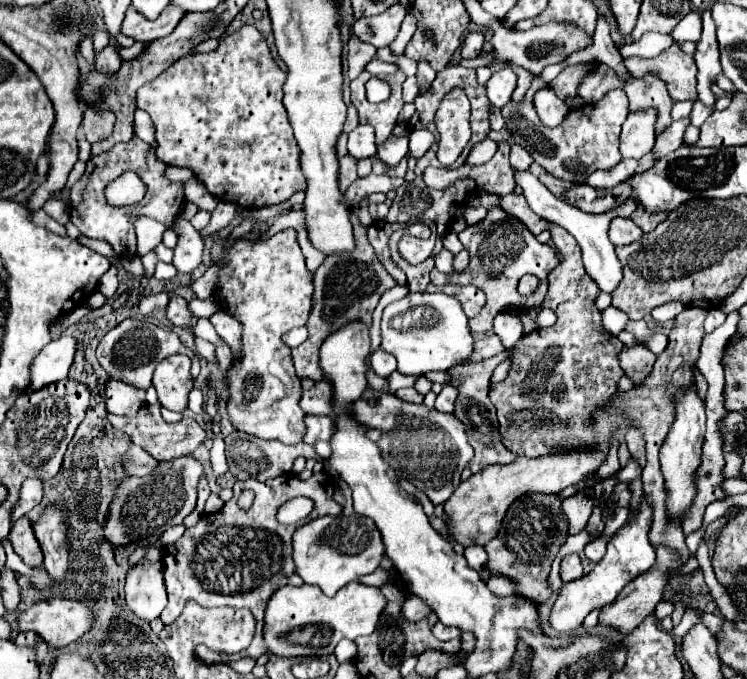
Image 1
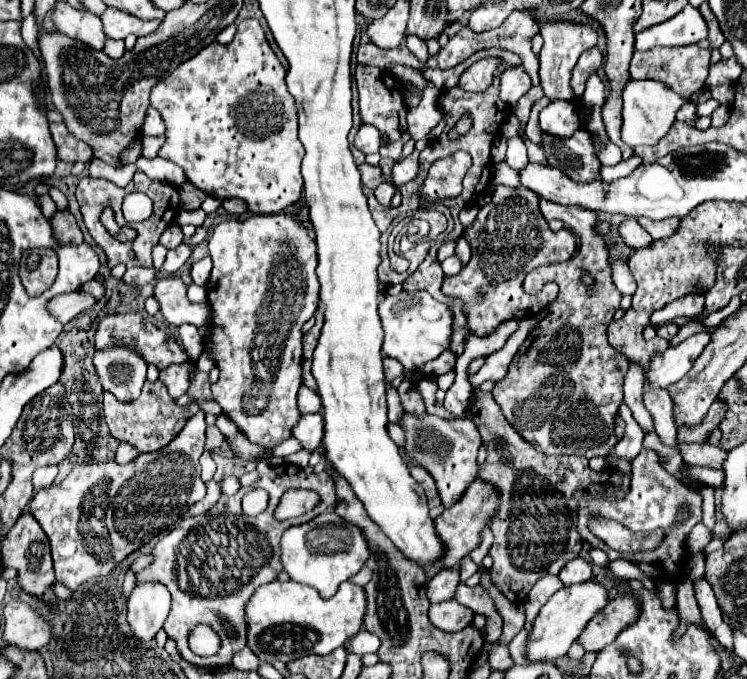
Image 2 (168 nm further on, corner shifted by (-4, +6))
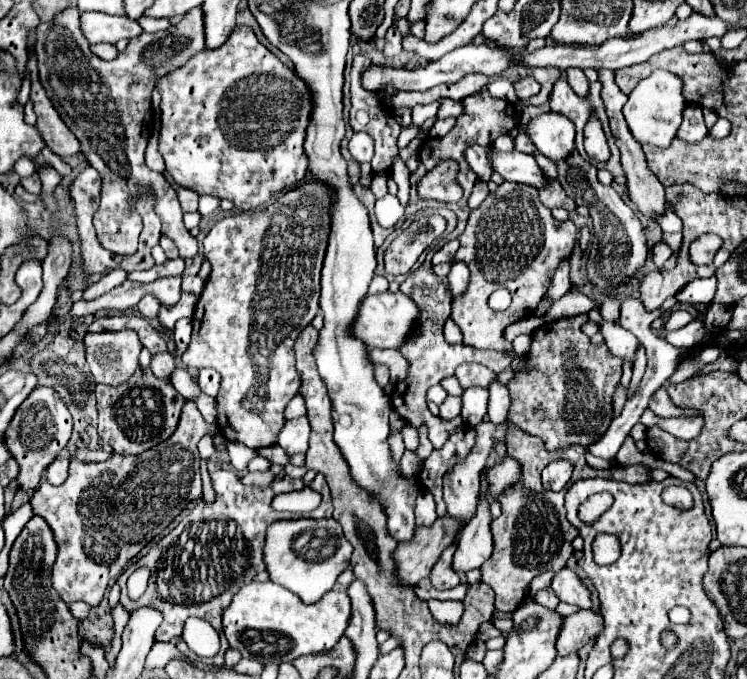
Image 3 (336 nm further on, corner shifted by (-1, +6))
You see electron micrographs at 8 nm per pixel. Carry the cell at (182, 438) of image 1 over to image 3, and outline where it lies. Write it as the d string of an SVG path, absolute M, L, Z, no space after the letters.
M138 366L136 374L118 386L96 386L98 400L98 436L112 446L114 452L130 456L142 454L152 446L158 446L162 440L170 438L176 430L184 398L174 390L168 378L156 378L150 368Z

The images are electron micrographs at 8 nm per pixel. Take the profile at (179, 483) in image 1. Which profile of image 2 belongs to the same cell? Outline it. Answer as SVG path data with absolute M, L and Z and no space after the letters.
M199 412L165 450L139 454L137 460L123 466L117 462L81 464L63 482L37 490L27 510L51 542L59 582L75 590L93 576L109 574L153 536L173 528L189 506L205 496L205 484L199 478L205 428L205 414Z

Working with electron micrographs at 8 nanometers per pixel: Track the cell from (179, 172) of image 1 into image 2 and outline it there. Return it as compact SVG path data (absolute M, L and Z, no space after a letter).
M141 156L141 158L135 162L135 166L137 166L139 170L143 170L149 178L157 178L157 180L167 182L167 184L171 184L171 186L181 186L181 184L187 180L187 178L185 178L185 172L183 172L177 164L167 162L167 160L163 160L163 158L153 158L153 160L149 160L149 158Z

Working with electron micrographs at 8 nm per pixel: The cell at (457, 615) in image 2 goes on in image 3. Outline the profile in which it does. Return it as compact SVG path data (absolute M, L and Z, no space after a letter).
M428 600L428 608L434 614L434 618L438 618L438 622L442 622L442 624L458 622L458 618L462 616L462 610L464 610L462 602L454 602L454 600L448 600L448 602Z

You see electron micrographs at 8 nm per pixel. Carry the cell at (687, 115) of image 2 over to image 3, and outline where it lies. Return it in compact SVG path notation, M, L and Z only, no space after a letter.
M688 104L683 112L683 121L680 130L678 130L678 138L684 142L700 142L708 136L708 128L704 124L702 107L695 104Z

